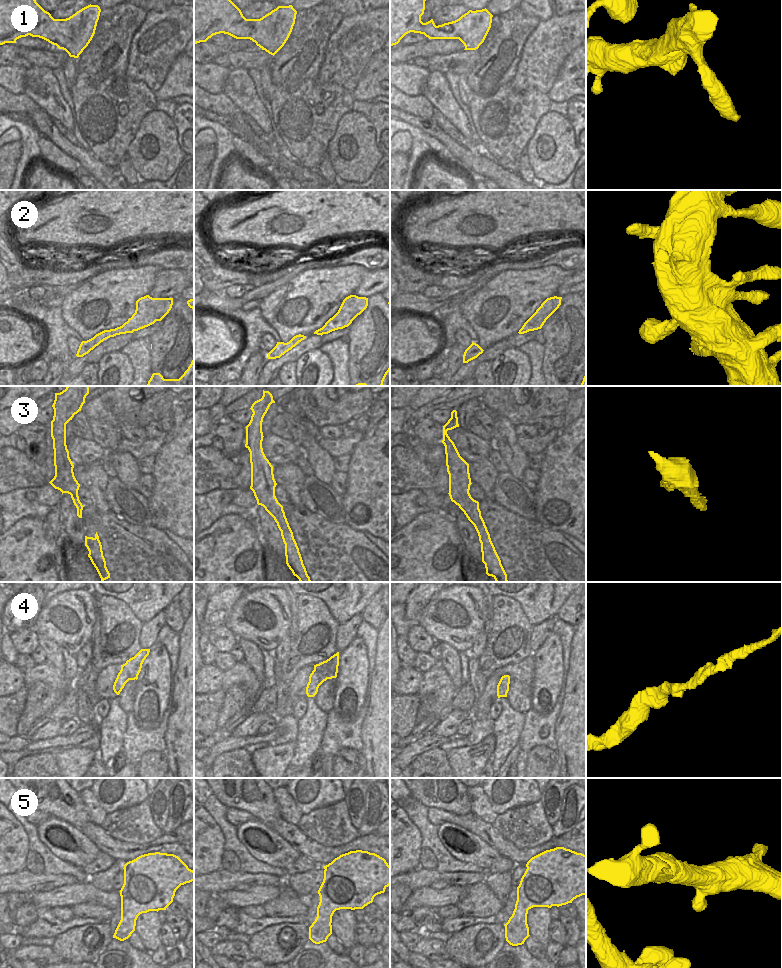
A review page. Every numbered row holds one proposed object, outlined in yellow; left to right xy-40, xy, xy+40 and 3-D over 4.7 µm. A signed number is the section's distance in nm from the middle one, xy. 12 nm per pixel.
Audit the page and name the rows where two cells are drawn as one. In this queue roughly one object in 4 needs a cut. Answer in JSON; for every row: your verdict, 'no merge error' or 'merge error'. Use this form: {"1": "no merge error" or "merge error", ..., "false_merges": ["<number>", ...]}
{"1": "no merge error", "2": "no merge error", "3": "no merge error", "4": "no merge error", "5": "no merge error", "false_merges": []}

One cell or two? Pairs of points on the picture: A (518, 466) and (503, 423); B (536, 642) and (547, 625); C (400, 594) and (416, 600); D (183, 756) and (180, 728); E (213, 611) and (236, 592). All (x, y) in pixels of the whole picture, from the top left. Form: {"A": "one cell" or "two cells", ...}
{"A": "one cell", "B": "one cell", "C": "two cells", "D": "one cell", "E": "one cell"}

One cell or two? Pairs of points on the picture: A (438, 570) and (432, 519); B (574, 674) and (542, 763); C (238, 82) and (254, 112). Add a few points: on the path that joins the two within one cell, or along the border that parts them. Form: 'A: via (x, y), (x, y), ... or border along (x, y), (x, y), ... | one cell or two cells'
A: via (432, 557), (432, 532) | one cell
B: border along (556, 750), (561, 767) | two cells
C: via (239, 89), (239, 94), (250, 105) | one cell

